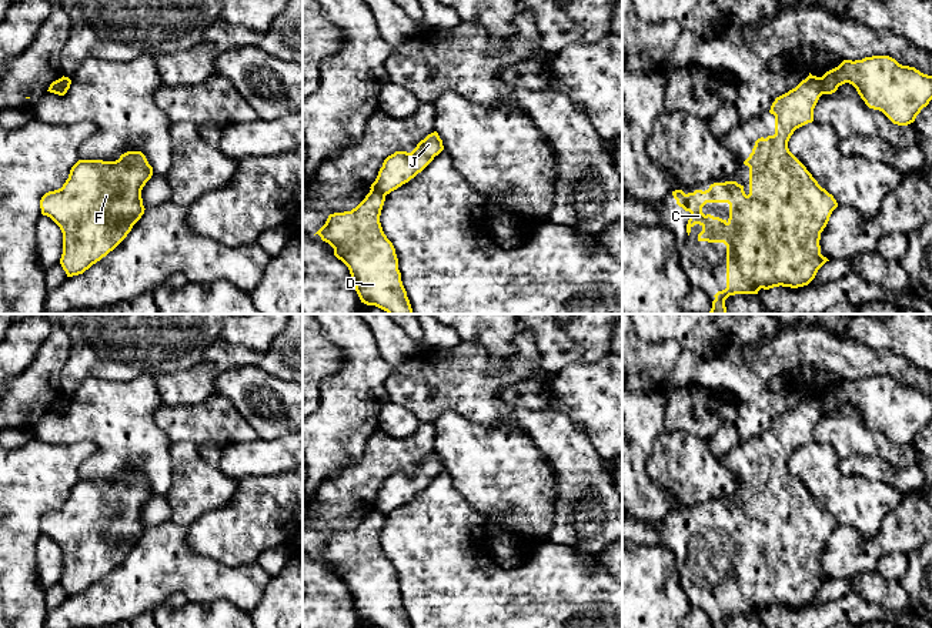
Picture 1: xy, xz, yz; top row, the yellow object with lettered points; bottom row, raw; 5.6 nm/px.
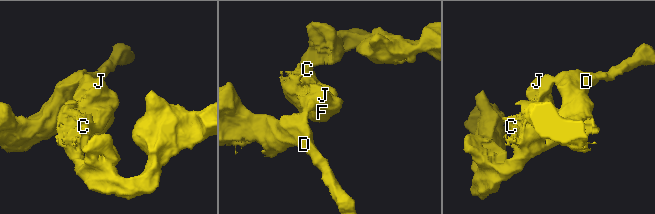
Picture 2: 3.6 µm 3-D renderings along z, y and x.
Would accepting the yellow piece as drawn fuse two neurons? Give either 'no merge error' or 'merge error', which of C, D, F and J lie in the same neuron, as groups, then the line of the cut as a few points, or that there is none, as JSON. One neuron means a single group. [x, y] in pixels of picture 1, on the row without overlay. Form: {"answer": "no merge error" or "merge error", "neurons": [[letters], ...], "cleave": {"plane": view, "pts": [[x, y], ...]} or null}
{"answer": "merge error", "neurons": [["C", "F", "J"], ["D"]], "cleave": {"plane": "yz", "pts": [[822, 397], [821, 413]]}}

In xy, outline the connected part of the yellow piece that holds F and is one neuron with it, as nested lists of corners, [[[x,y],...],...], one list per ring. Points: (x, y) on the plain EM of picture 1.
[[[127,471],[116,481],[78,480],[61,508],[46,512],[40,520],[41,534],[50,537],[63,552],[60,584],[67,597],[83,594],[113,571],[144,534],[141,510],[153,495],[153,487],[141,471]]]

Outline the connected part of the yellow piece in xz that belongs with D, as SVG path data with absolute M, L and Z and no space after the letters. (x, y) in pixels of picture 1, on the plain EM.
M371 508L351 531L330 534L325 544L315 554L328 562L334 568L334 575L348 587L361 622L378 628L411 628L401 601L395 568L380 542L384 521L385 515Z

